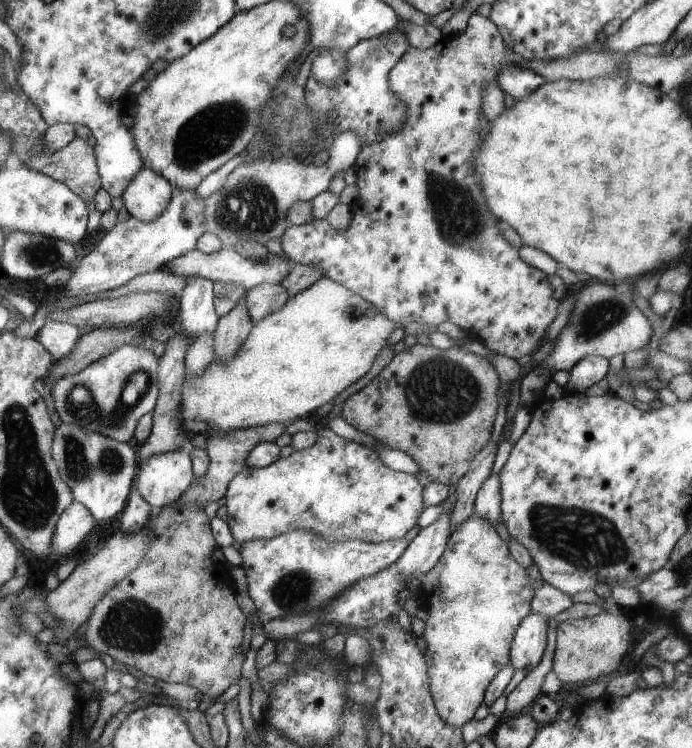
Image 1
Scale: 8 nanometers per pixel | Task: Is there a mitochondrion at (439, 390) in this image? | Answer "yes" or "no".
yes

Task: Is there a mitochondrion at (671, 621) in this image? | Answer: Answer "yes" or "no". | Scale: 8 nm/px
no

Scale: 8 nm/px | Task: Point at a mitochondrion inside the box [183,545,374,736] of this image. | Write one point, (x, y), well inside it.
(297, 586)

